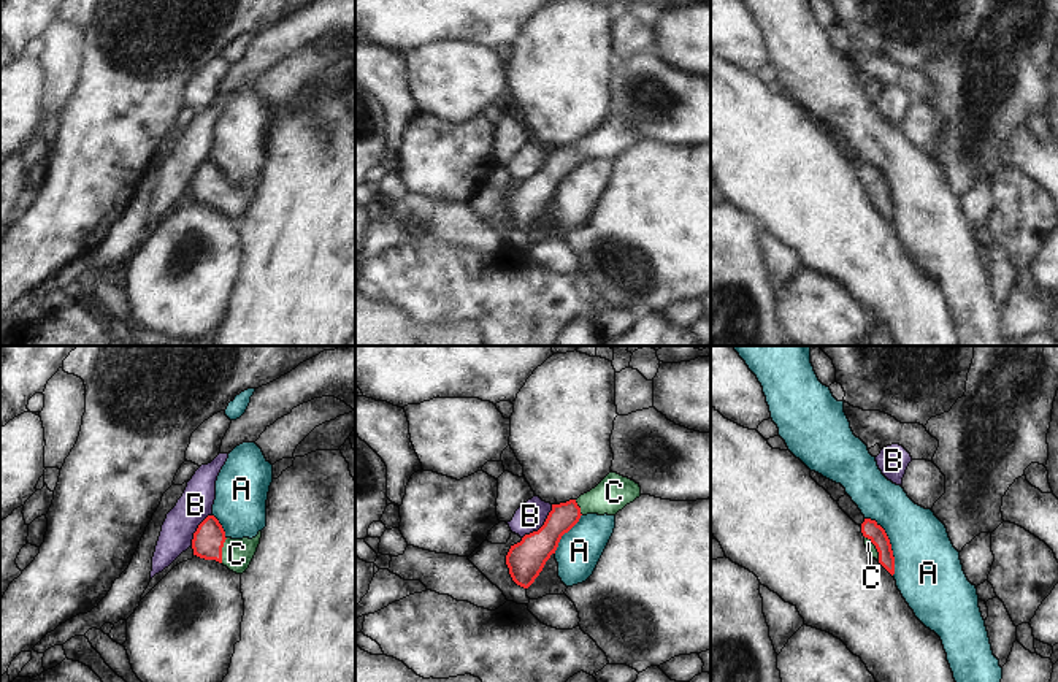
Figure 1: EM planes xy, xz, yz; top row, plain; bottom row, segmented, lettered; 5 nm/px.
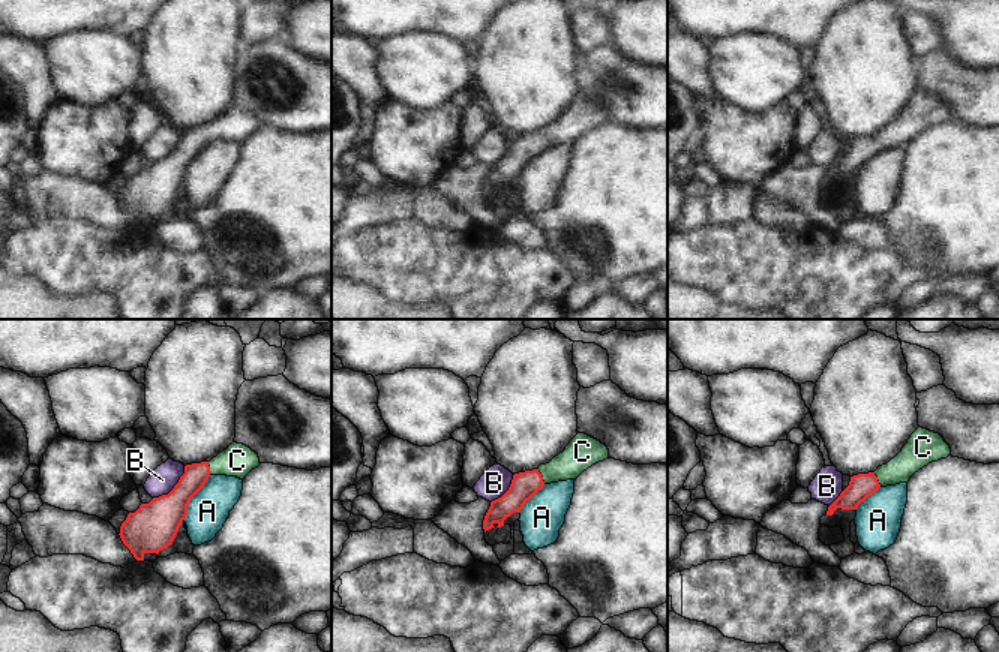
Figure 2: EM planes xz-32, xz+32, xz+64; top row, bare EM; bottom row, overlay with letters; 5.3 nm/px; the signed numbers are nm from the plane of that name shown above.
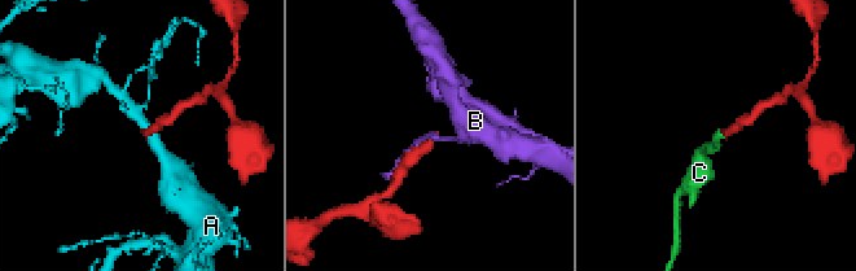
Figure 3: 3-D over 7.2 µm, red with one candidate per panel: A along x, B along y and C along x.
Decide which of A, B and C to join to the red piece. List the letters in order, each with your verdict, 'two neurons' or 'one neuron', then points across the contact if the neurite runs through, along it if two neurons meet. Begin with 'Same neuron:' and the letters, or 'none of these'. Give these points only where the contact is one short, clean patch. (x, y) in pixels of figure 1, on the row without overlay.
Same neuron: C
A: two neurons; border yz (865, 162), (873, 164), (885, 176), (893, 202), (893, 219)
B: two neurons; border xz (552, 149), (546, 165), (522, 183)
C: one neuron; way yz (870, 173), (876, 183), (876, 192), (868, 187)

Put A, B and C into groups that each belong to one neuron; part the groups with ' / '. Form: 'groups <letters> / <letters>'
groups A / B / C

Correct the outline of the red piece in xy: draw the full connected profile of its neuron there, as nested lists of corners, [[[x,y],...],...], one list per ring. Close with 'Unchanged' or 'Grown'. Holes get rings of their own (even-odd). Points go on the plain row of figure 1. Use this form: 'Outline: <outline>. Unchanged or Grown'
Outline: [[[208,160],[194,178],[194,200],[205,205],[216,205],[236,219],[246,217],[257,192],[262,176],[252,184],[232,184],[214,160]]]. Grown.

